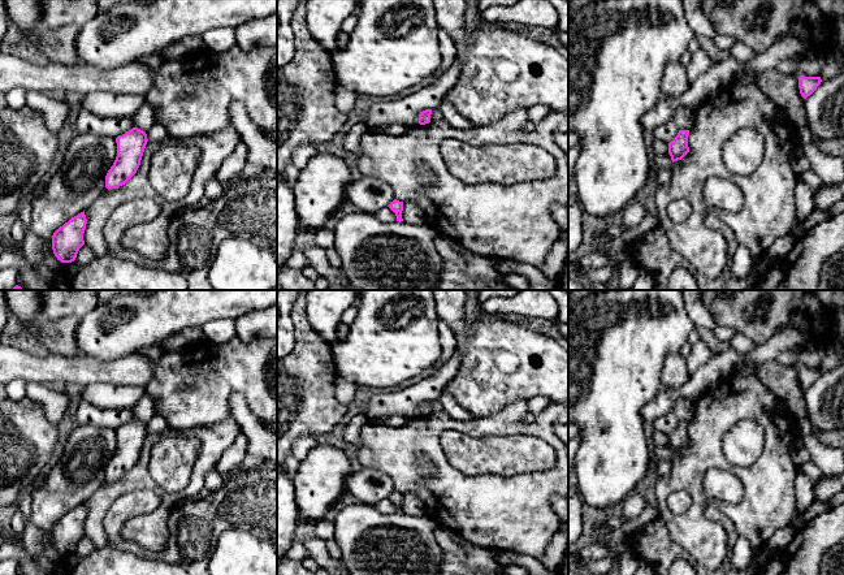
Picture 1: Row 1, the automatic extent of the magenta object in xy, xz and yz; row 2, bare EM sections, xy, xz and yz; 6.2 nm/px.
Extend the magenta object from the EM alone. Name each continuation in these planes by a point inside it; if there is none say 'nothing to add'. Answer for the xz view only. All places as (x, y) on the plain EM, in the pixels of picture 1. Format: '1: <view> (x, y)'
nothing to add

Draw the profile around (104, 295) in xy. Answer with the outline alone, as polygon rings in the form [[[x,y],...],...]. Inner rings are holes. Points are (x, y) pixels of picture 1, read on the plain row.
[[[98,290],[98,298],[100,302],[109,302],[112,298],[121,294],[134,294],[140,290]]]

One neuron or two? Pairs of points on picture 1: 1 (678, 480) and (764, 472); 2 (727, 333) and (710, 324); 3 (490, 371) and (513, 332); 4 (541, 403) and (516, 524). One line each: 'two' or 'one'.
1: one
2: one
3: one
4: two

